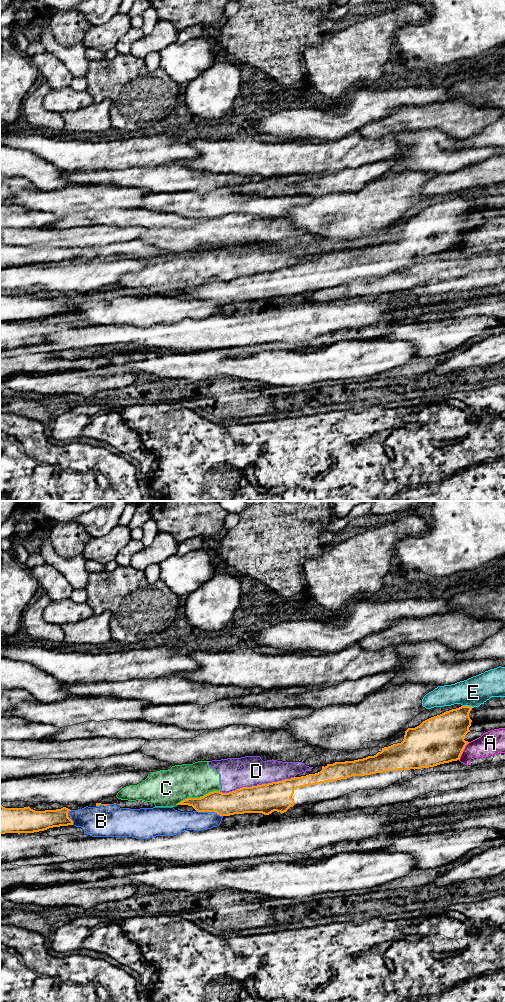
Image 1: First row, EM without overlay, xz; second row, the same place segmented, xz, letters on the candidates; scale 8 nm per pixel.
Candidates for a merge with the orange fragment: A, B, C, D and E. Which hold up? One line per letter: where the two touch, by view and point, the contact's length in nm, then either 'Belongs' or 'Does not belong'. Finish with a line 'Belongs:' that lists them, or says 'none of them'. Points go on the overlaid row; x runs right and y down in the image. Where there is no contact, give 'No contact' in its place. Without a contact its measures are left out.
A: Touches orange at xz (462, 751). Shared border 170 nm. Does not belong
B: Touches orange at xz (209, 811). Shared border 220 nm. Does not belong
C: Touches orange at xz (197, 798). Shared border 360 nm. Does not belong
D: Touches orange at xz (257, 785). Shared border 600 nm. Does not belong
E: Touches orange at xz (468, 706). Shared border 100 nm. Does not belong
Belongs: none of them

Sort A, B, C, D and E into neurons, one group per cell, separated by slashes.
A / B / C D / E

